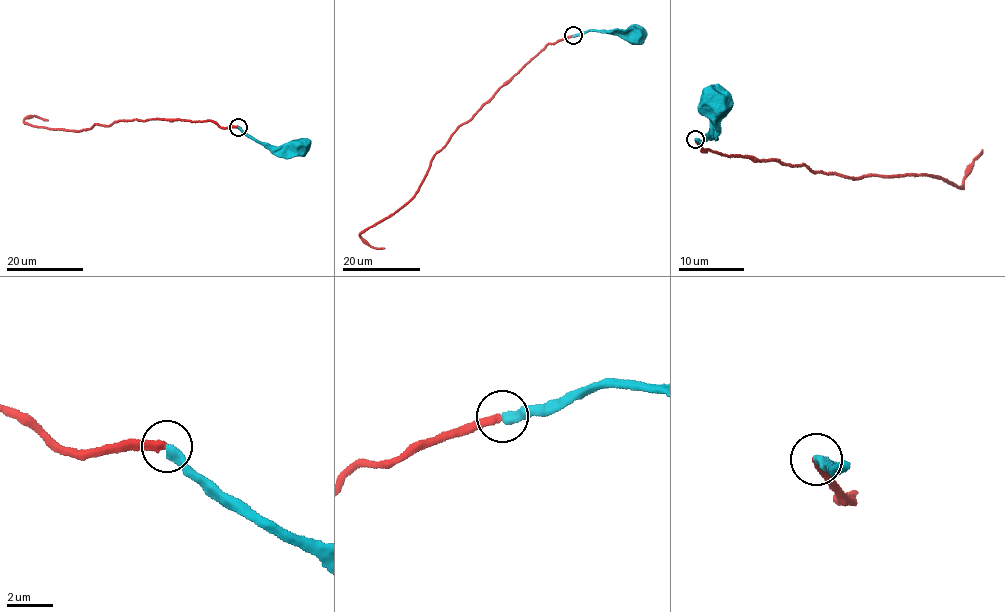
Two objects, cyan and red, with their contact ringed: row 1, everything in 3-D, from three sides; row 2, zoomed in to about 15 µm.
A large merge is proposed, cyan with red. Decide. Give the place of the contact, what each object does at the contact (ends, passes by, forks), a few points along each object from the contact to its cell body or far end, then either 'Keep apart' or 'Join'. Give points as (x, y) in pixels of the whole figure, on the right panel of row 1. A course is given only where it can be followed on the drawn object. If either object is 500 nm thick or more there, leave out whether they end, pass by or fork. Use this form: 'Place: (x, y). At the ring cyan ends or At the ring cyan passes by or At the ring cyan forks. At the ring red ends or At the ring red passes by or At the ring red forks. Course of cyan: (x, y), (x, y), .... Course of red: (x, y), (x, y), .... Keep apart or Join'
Place: (695, 139). At the ring cyan ends. At the ring red ends. Course of cyan: (696, 140), (705, 138), (711, 130), (715, 106), (718, 103). Course of red: (696, 140), (702, 152), (804, 165), (844, 178), (924, 175), (957, 188), (982, 150). Join

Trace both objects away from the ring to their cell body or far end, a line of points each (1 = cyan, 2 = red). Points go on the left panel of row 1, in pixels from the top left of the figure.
1: (238, 127), (275, 147), (297, 146)
2: (238, 127), (152, 118), (119, 121), (109, 126), (95, 124), (79, 132), (31, 125), (24, 119), (48, 120)

